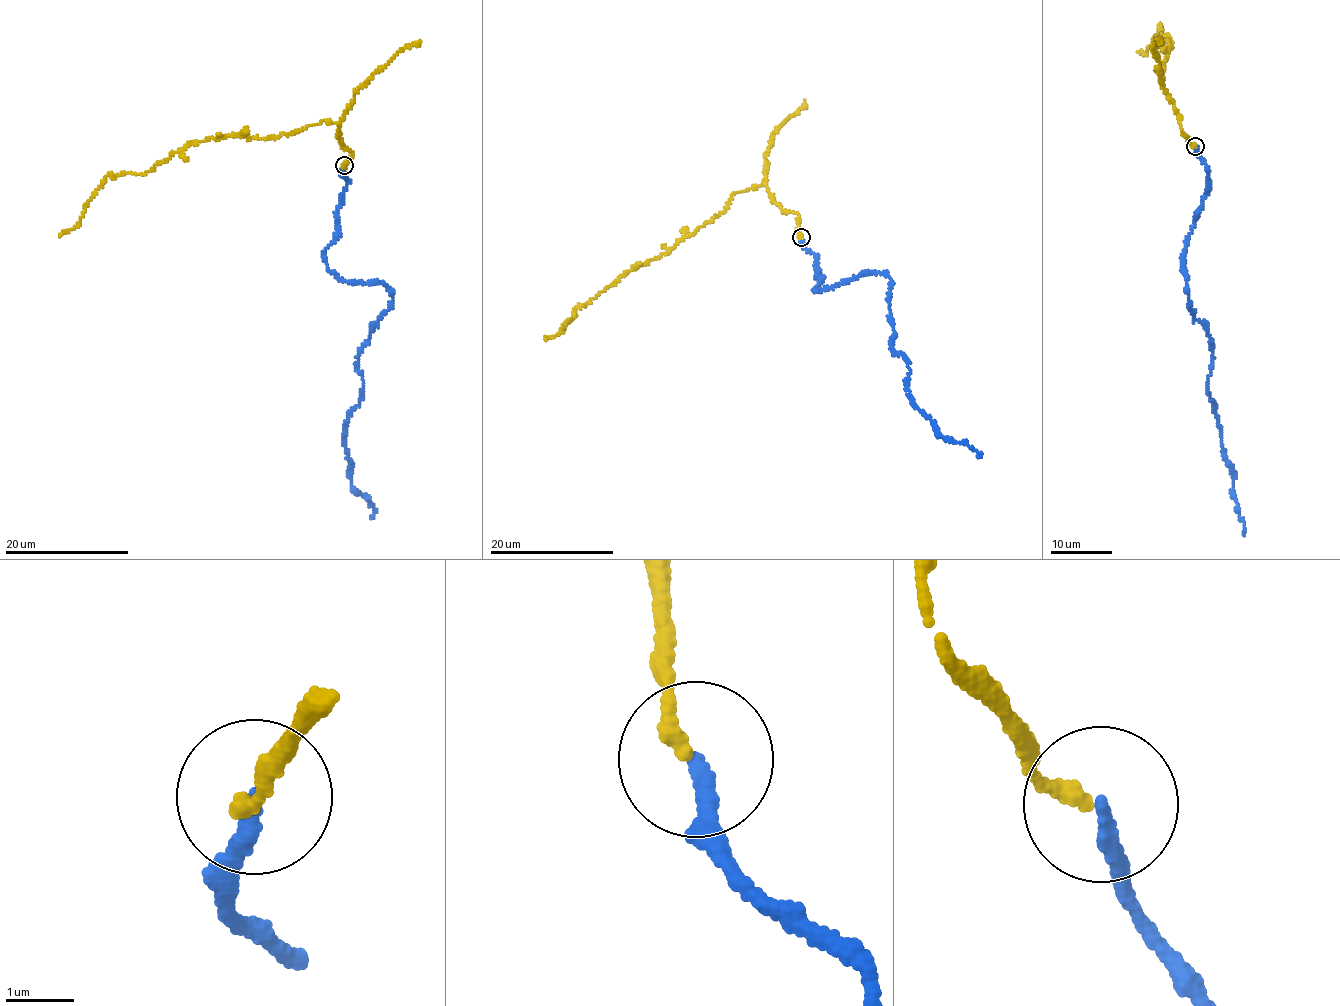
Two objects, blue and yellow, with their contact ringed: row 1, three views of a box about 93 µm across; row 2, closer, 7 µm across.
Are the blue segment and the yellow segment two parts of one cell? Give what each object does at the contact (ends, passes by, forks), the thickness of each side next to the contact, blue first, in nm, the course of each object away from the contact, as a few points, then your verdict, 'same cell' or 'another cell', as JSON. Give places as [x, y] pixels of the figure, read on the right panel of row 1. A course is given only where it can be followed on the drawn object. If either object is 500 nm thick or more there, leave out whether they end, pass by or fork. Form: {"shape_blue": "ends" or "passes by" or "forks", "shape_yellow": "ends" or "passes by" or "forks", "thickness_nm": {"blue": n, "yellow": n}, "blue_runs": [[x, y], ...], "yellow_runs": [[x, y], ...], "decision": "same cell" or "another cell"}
{"shape_blue": "ends", "shape_yellow": "ends", "thickness_nm": {"blue": 200, "yellow": 200}, "blue_runs": [[1195, 146], [1209, 190], [1183, 269], [1189, 307], [1212, 344], [1206, 392], [1234, 475], [1243, 535]], "yellow_runs": [[1194, 146], [1155, 70], [1162, 72], [1171, 48], [1166, 34], [1157, 39], [1160, 26], [1139, 54]], "decision": "same cell"}

